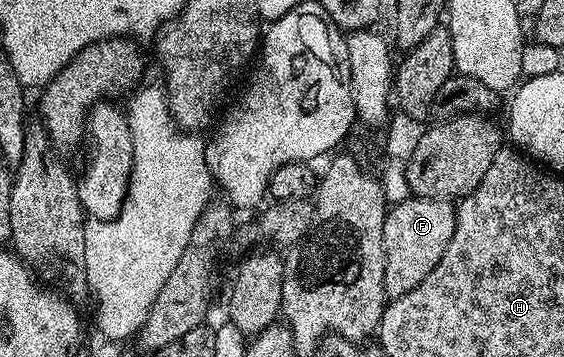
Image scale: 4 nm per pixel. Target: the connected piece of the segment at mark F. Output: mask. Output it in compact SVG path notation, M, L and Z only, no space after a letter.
M406 197L392 206L385 217L383 244L385 245L385 289L391 299L417 289L429 273L445 257L445 249L453 237L456 204L450 199L420 199Z

